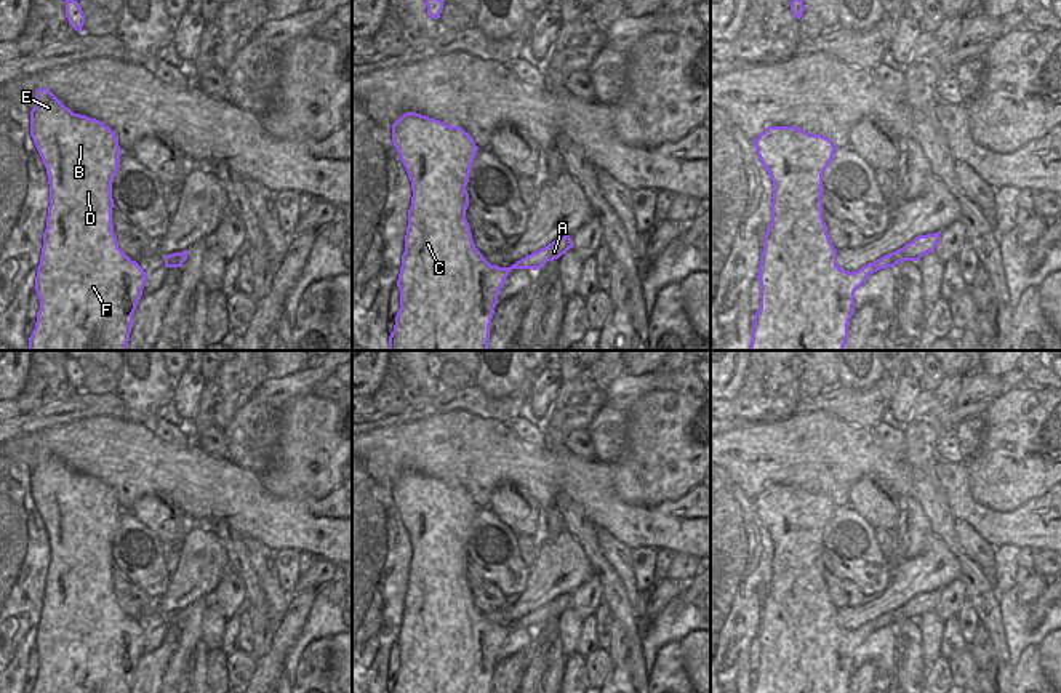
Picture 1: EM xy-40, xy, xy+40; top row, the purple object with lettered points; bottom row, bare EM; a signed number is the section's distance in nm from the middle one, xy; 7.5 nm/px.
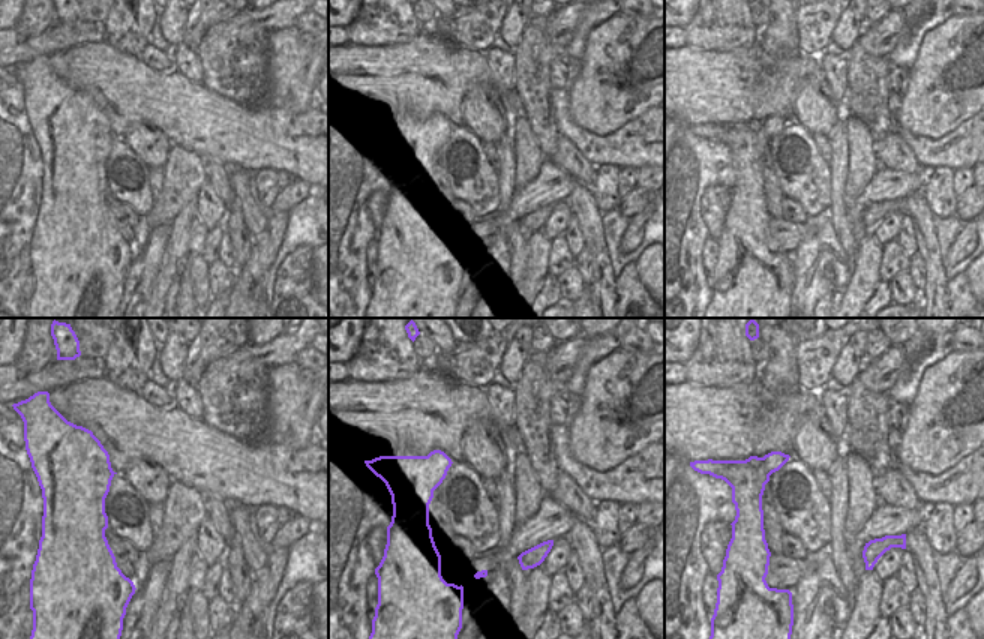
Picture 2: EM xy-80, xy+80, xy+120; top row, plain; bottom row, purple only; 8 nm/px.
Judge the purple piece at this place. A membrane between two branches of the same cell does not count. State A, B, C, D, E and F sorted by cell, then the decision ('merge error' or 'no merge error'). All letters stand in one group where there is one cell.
A B C D E F; no merge error

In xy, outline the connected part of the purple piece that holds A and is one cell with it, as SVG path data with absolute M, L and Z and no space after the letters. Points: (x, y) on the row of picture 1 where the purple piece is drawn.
M408 112L392 125L392 142L411 181L413 197L397 280L400 309L389 336L389 351L488 351L491 318L509 272L536 270L559 259L573 248L571 237L563 235L510 267L491 266L475 248L466 219L466 186L478 150L470 134L461 126Z

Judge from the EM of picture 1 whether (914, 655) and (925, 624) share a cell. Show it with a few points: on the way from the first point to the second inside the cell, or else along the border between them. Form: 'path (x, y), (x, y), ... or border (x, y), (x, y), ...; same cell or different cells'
border (916, 620), (922, 666), (925, 669); different cells

